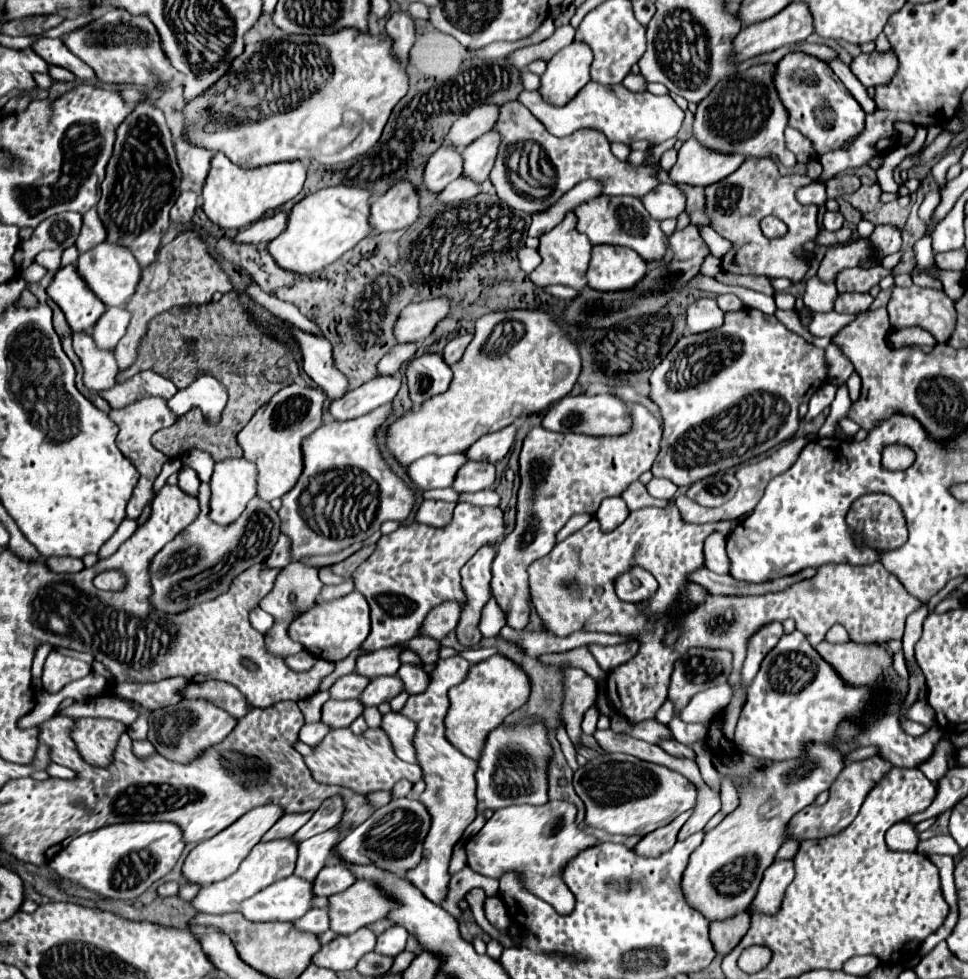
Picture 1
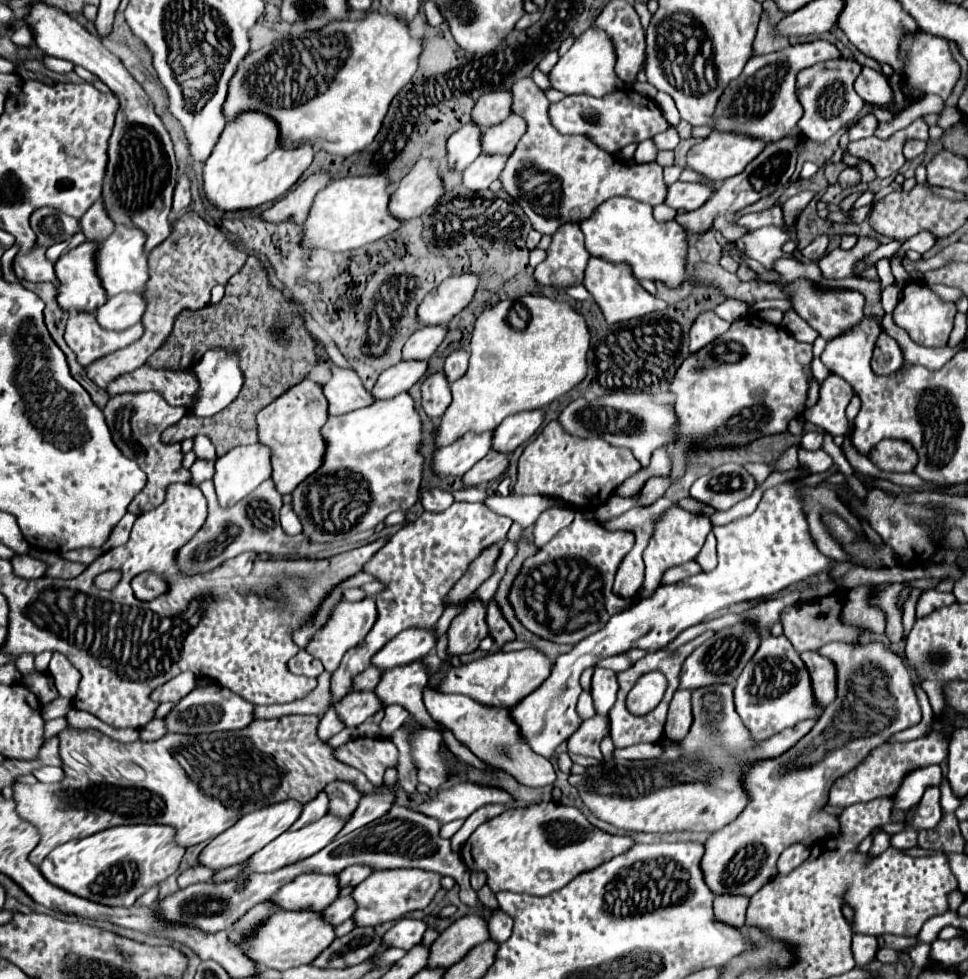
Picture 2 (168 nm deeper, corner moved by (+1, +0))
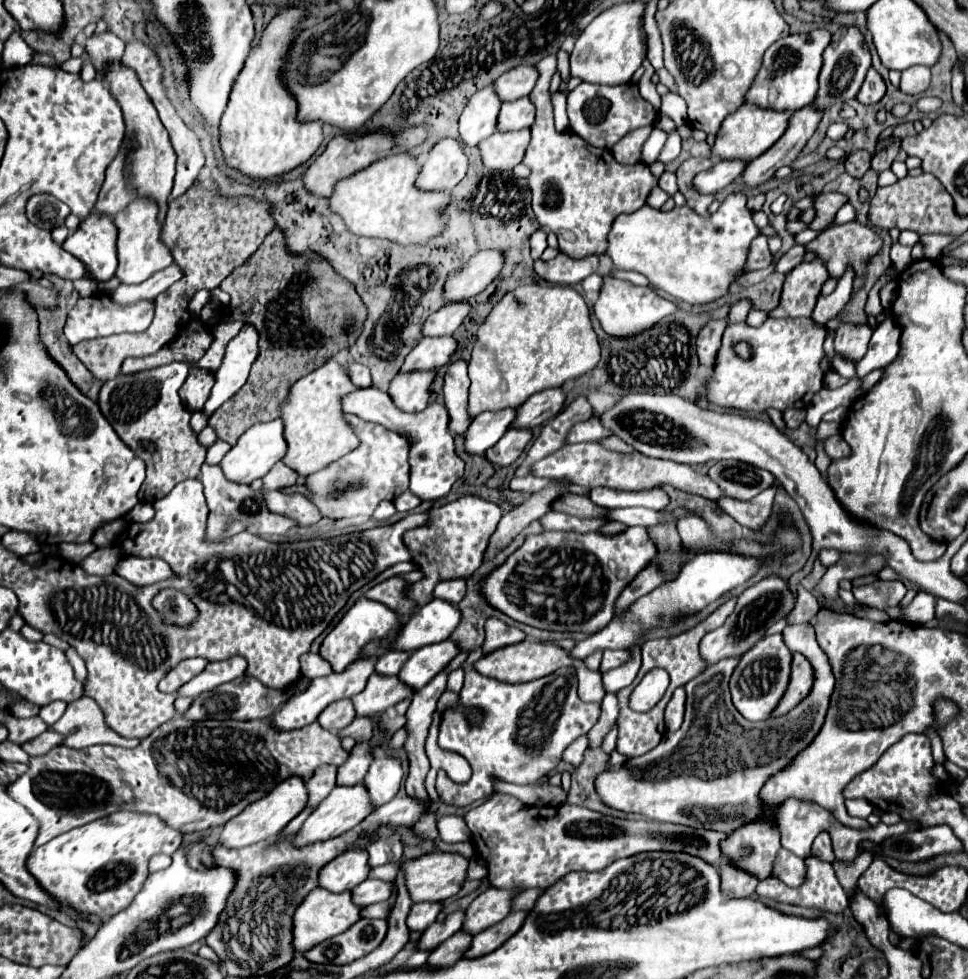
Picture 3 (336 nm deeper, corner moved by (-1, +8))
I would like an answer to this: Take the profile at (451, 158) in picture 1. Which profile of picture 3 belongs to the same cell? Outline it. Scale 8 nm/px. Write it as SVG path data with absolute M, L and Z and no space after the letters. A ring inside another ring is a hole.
M492 86L476 92L460 116L460 138L466 146L478 146L484 138L496 132L496 116L500 102Z

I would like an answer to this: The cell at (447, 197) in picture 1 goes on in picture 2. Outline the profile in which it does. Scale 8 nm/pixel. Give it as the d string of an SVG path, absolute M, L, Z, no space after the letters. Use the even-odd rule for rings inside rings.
M480 154L464 170L464 186L468 190L486 190L494 180L498 180L502 168L506 166L508 156L488 156Z

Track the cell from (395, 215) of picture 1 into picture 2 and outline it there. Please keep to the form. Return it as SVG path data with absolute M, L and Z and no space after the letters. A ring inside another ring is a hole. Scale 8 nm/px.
M422 158L414 164L408 176L402 178L388 208L396 218L412 220L426 208L434 206L444 192L444 180L440 178L438 164L430 162L430 158Z

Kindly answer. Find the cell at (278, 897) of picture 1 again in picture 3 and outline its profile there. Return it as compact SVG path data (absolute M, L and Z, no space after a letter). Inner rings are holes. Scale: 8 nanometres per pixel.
M350 850L328 864L324 864L318 872L318 886L326 888L334 894L352 890L352 886L360 884L368 876L368 852L366 850Z

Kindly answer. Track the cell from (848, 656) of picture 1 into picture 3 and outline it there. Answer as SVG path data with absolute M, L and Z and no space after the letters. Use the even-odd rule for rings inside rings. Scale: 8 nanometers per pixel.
M794 654L792 660L792 684L788 684L788 694L784 694L784 702L780 702L776 716L788 714L788 710L796 708L812 690L814 670L810 660L804 654Z

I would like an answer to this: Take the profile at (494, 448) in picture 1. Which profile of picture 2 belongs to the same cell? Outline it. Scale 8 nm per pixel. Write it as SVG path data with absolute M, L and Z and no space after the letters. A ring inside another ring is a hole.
M528 410L506 418L496 430L492 440L492 450L512 454L520 444L530 440L544 422L546 410Z

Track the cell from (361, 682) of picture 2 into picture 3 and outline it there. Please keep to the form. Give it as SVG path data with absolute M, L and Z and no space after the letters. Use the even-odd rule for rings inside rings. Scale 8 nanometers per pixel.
M388 650L386 654L382 654L376 662L376 672L384 674L384 676L394 676L398 674L400 666L404 664L404 660L408 658L408 652L400 652L400 650Z

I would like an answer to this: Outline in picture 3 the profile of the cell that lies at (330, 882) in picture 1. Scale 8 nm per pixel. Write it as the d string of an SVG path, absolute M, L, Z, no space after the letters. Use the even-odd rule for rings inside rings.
M380 838L366 850L368 850L368 866L370 868L382 866L388 862L400 862L402 852L404 852L404 848L400 846L400 842L396 842L396 838Z

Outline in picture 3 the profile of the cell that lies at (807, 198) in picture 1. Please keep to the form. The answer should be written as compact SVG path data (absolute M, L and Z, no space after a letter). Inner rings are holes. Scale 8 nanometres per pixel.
M730 194L708 220L688 206L664 212L644 204L640 210L620 214L612 222L606 256L612 258L618 270L644 274L652 288L688 304L708 304L724 296L736 274L744 270L750 244L756 236L760 236L760 228L752 222L744 194Z

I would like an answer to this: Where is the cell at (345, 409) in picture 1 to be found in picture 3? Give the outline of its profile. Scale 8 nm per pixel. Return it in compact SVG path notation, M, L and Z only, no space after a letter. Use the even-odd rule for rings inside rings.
M422 338L418 346L406 356L400 372L416 372L416 370L438 370L448 364L452 352L456 350L456 340L448 338Z

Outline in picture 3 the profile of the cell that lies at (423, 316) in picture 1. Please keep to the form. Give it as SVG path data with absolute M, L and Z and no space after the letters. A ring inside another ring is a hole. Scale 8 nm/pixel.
M496 250L474 254L462 268L448 274L442 298L446 302L466 302L480 294L498 276L502 262L502 254Z

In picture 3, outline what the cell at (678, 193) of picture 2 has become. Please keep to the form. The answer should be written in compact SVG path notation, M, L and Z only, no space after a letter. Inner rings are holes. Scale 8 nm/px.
M722 160L714 164L712 168L700 172L692 180L692 188L698 194L718 194L722 188L726 188L730 182L734 182L744 172L746 162L738 160Z

